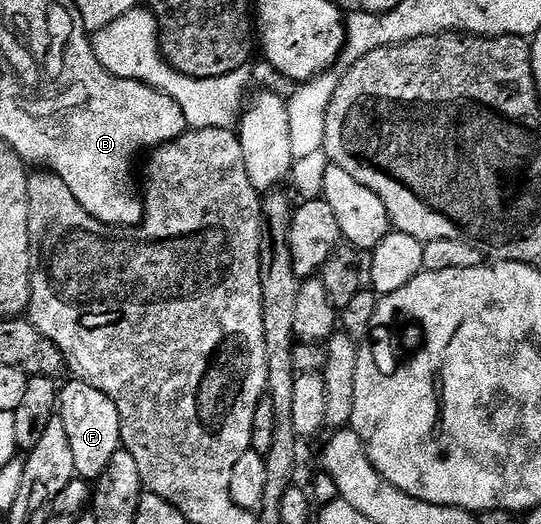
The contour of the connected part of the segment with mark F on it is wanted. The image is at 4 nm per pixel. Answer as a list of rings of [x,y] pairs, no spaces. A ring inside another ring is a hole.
[[[69,380],[69,385],[59,390],[58,415],[66,423],[66,436],[74,454],[74,467],[77,478],[89,483],[106,471],[114,451],[122,448],[120,440],[120,416],[118,407],[98,387],[90,387],[85,381]]]

